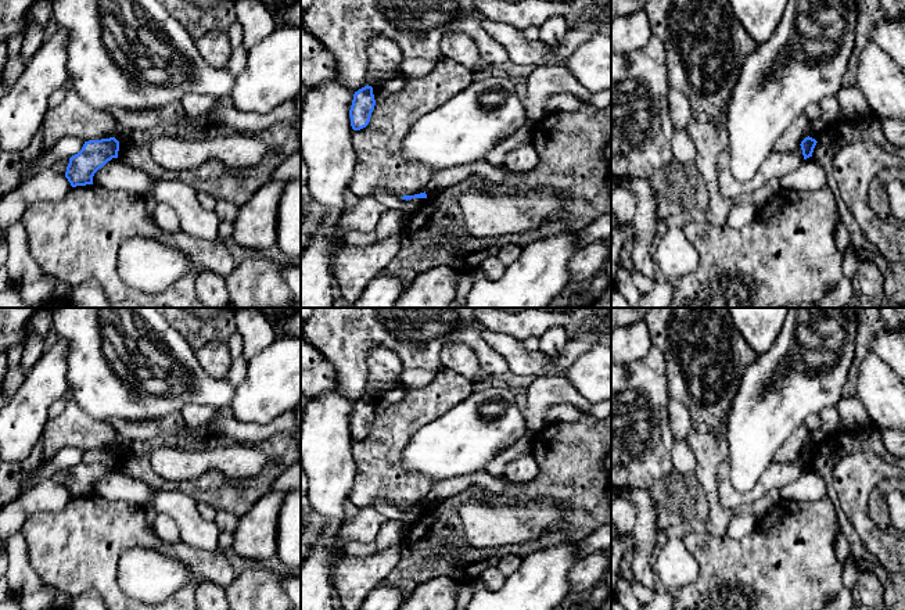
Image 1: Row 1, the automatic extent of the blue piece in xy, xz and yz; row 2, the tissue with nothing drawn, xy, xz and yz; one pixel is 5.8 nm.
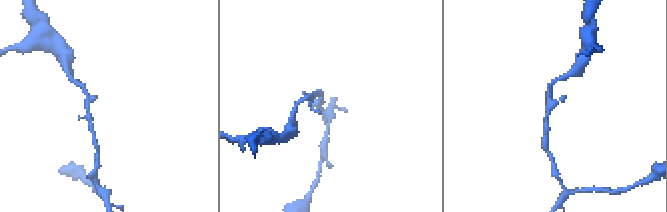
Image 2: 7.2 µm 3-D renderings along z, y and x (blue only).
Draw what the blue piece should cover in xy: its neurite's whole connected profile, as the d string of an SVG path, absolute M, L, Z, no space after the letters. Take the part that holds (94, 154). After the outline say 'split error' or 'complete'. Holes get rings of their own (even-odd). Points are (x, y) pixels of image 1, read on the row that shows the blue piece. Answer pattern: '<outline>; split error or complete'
M115 137L85 141L82 150L69 158L65 177L72 187L93 184L94 173L112 158L118 158Z; complete

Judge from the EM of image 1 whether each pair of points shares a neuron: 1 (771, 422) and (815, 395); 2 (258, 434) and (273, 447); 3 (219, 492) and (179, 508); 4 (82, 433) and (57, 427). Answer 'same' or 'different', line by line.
1: same
2: different
3: different
4: same

